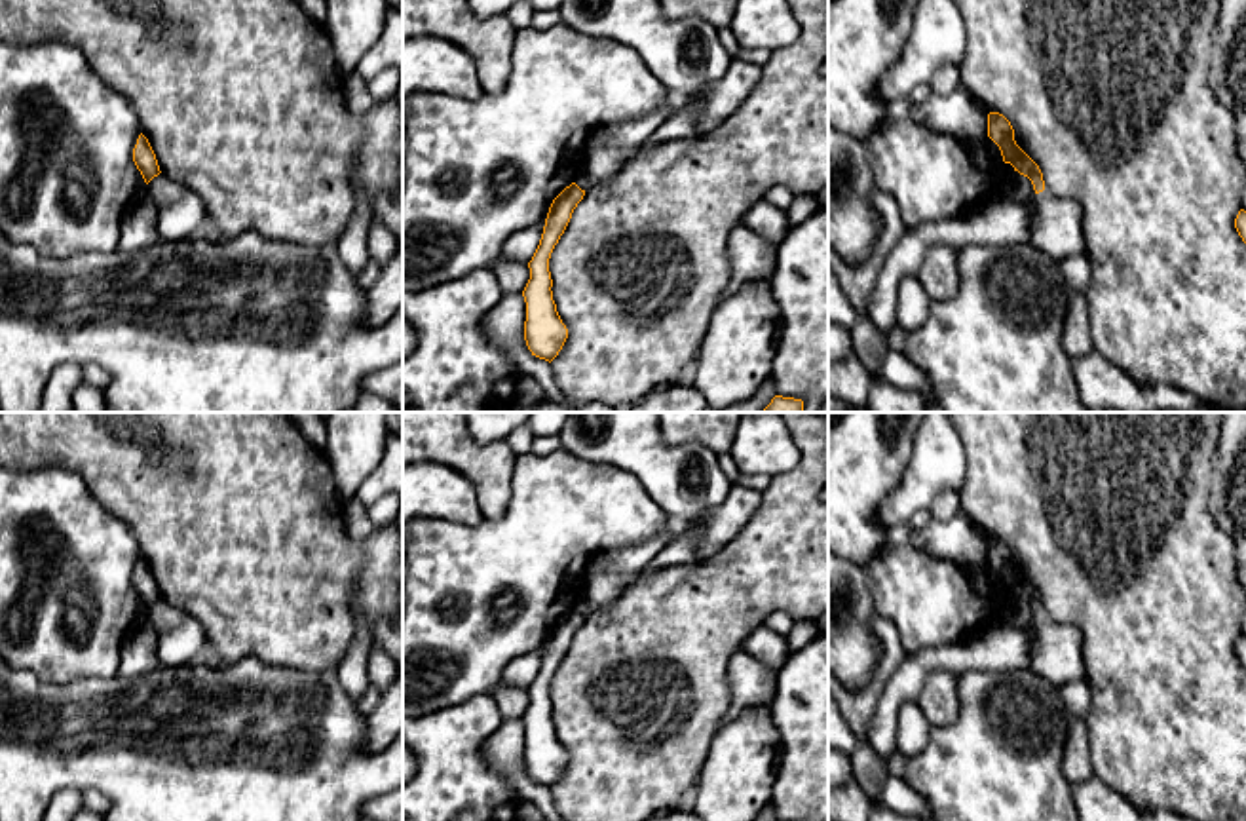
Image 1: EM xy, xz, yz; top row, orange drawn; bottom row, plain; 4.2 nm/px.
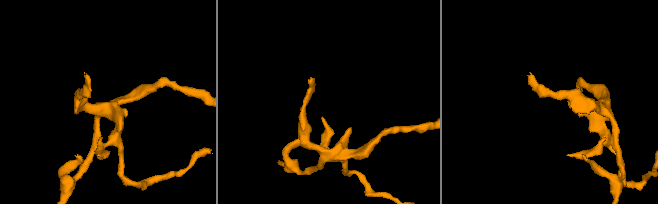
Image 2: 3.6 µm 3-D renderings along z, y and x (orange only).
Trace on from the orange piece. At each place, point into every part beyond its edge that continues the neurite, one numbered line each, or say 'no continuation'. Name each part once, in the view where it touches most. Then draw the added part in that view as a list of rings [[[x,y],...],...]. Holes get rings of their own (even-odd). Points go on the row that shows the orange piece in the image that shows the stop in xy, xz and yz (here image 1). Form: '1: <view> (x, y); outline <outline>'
no continuation

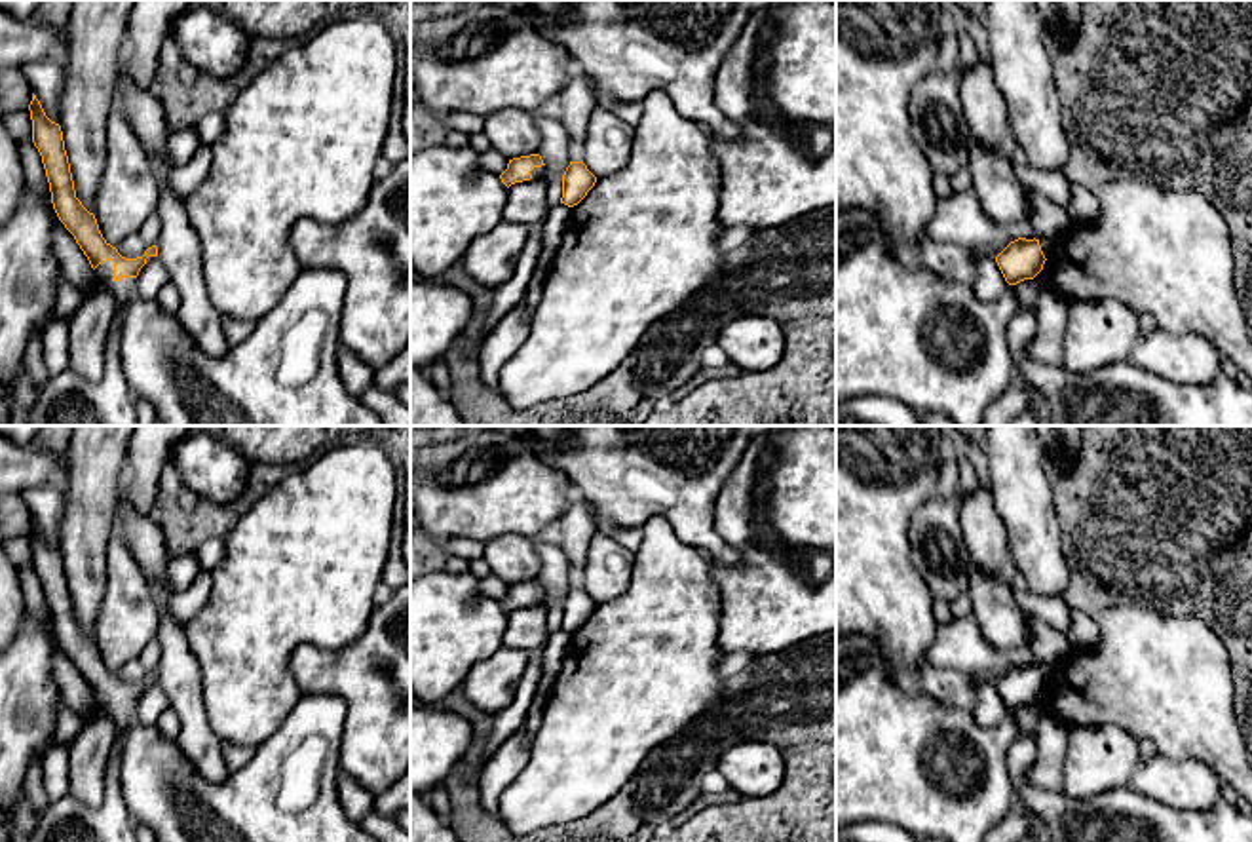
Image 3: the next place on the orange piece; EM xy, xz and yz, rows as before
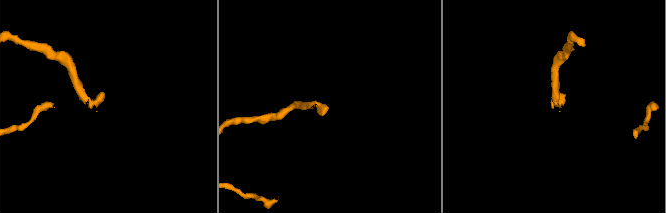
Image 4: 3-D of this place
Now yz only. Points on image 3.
1: yz (901, 333); outline [[[836,211],[836,401],[880,393],[918,414],[940,412],[959,426],[978,426],[1016,376],[1007,325],[1020,308],[1016,285],[1007,285],[997,300],[982,302],[971,287],[940,283],[929,268],[895,258],[870,211]]]

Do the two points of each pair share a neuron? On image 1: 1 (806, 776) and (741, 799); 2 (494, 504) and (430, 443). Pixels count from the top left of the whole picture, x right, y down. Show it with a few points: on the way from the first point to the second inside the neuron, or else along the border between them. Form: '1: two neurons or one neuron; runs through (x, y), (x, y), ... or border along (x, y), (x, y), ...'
1: two neurons; border along (781, 745), (781, 763), (772, 801)
2: one neuron; runs through (490, 483), (451, 443)

